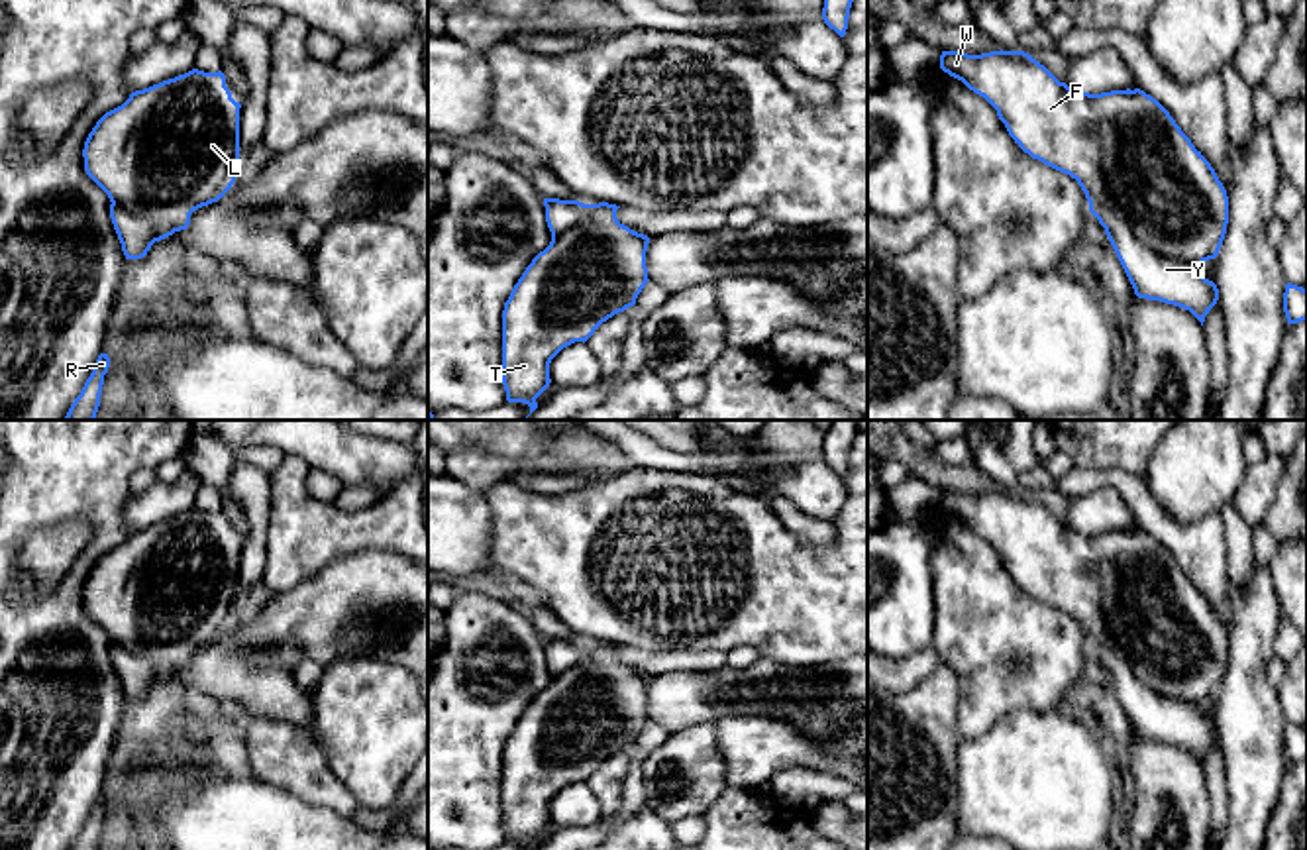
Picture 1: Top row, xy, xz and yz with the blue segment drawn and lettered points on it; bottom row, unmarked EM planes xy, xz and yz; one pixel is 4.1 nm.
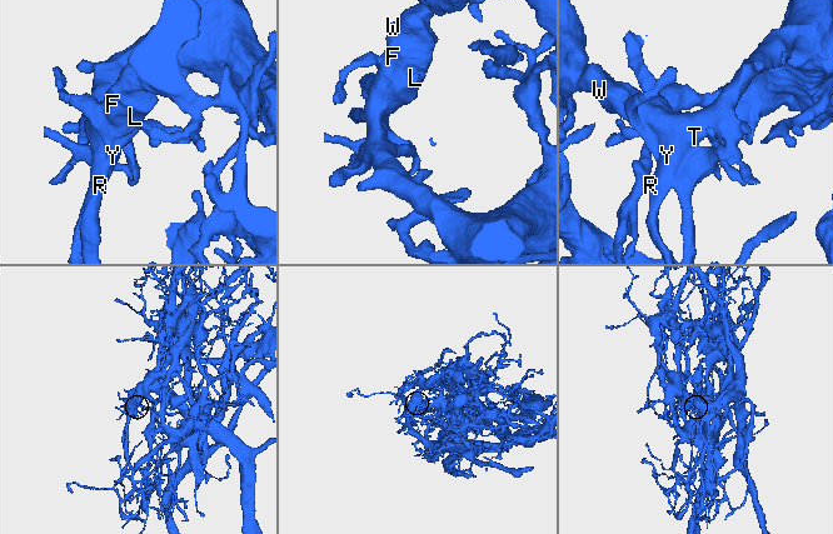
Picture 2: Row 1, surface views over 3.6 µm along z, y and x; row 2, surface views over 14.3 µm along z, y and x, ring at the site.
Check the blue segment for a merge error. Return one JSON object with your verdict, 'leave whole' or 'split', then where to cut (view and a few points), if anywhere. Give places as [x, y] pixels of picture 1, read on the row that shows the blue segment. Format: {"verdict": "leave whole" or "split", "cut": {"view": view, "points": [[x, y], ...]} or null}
{"verdict": "split", "cut": {"view": "xz", "points": [[623, 226], [619, 234], [585, 234], [570, 228], [552, 236]]}}

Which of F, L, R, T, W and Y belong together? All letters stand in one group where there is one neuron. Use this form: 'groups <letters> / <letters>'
groups F L R T W / Y

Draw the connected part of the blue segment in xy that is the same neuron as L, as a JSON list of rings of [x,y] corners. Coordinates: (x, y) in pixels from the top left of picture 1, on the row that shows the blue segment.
[[[192,69],[163,80],[106,112],[82,149],[86,175],[112,204],[130,212],[179,206],[184,214],[218,202],[235,183],[239,163],[239,108],[222,71]]]

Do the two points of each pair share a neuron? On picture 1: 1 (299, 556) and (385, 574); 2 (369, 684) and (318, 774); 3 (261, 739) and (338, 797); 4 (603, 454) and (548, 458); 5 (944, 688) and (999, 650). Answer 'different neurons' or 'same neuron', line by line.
1: different neurons
2: different neurons
3: same neuron
4: same neuron
5: different neurons

